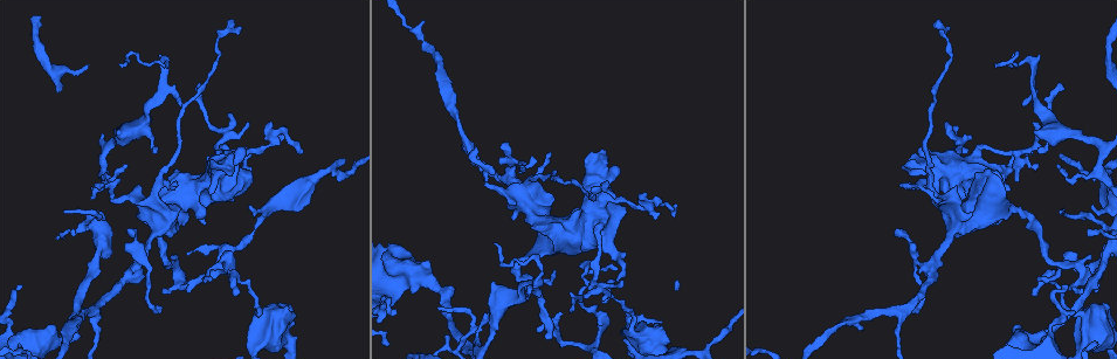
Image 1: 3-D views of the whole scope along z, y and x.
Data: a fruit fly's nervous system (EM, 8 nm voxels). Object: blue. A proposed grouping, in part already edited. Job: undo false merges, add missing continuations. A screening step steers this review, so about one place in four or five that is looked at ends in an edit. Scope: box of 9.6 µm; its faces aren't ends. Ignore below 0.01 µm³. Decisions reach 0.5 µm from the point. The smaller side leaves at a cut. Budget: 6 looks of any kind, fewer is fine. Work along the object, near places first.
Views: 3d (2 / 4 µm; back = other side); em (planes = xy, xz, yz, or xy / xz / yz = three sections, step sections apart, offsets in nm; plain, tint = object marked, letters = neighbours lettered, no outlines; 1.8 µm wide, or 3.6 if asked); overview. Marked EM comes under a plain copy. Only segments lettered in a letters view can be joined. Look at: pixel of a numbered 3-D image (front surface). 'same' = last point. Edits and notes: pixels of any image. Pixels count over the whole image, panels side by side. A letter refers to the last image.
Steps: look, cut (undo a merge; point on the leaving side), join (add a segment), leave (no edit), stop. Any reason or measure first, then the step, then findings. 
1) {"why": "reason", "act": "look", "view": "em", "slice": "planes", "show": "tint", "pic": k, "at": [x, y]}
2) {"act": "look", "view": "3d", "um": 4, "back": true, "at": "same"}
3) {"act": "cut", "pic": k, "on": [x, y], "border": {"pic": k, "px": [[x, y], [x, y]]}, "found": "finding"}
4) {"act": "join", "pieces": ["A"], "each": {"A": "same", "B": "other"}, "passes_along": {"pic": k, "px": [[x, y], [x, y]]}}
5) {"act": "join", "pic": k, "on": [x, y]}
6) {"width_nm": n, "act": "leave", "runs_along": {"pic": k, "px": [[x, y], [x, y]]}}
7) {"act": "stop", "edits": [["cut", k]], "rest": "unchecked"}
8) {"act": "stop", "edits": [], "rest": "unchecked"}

{"why": "branch stops here", "act": "look", "view": "em", "slice": "yz", "step": 16, "show": "tint", "pic": 1, "at": [251, 207]}

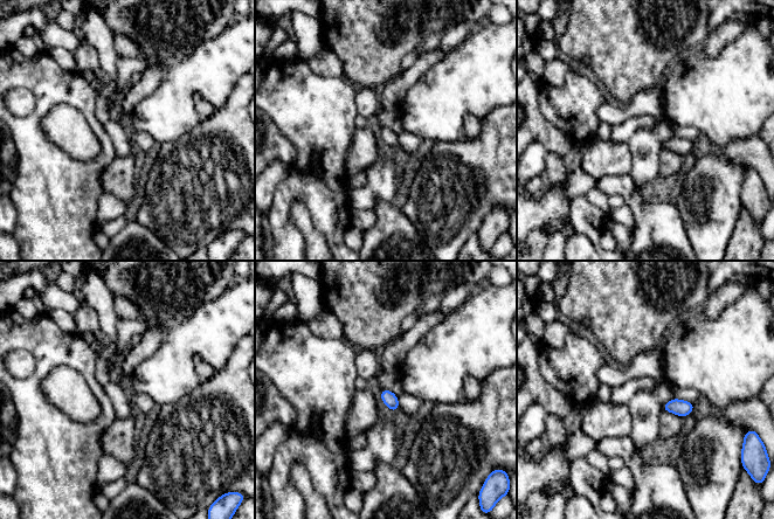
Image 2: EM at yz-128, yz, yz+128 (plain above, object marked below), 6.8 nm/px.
{"act": "look", "view": "em", "slice": "planes", "show": "letters", "at": "same"}

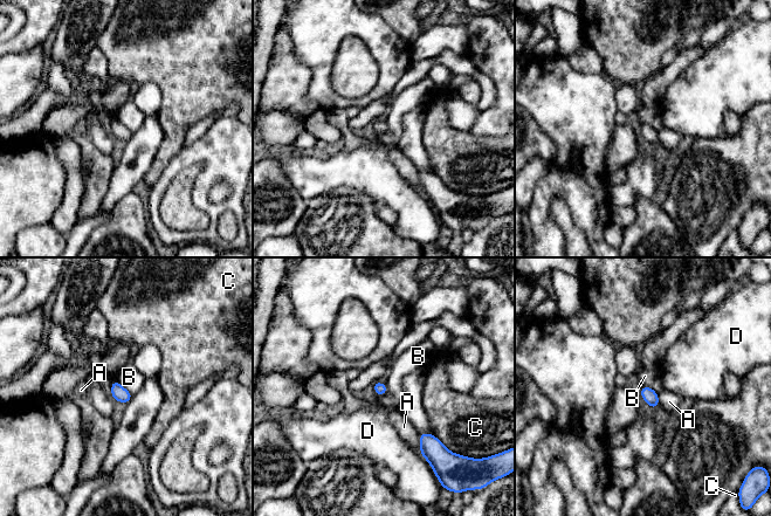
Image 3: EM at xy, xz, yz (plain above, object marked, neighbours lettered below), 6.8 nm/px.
{"act": "leave", "each": {"A": "other", "B": "other", "C": "other", "D": "other"}, "border": {"pic": 3, "px": [[114, 378], [132, 394]]}, "found": "no lettered segment goes on from it"}

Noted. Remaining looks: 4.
{"why": "free end", "act": "look", "view": "em", "um": 3.6, "slice": "xz", "step": 8, "show": "letters", "pic": 1, "at": [479, 152]}

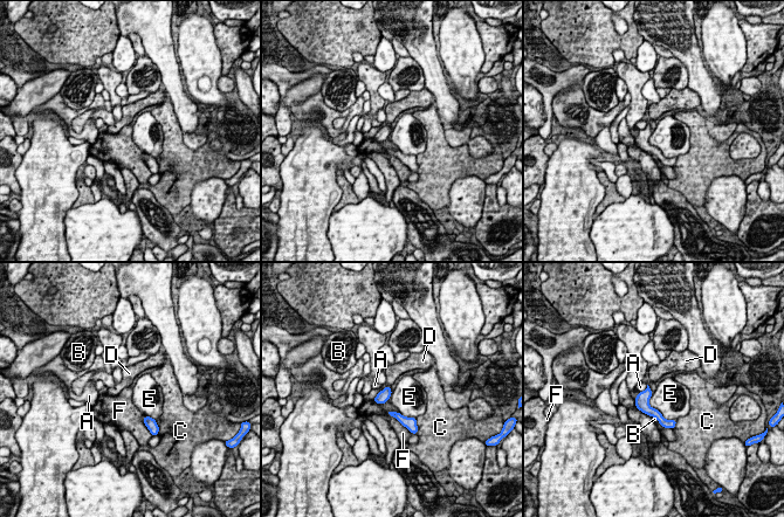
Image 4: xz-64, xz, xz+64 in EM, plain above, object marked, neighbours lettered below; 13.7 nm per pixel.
{"act": "look", "view": "em", "um": 3.6, "slice": "xy", "step": 8, "show": "letters", "at": "same"}

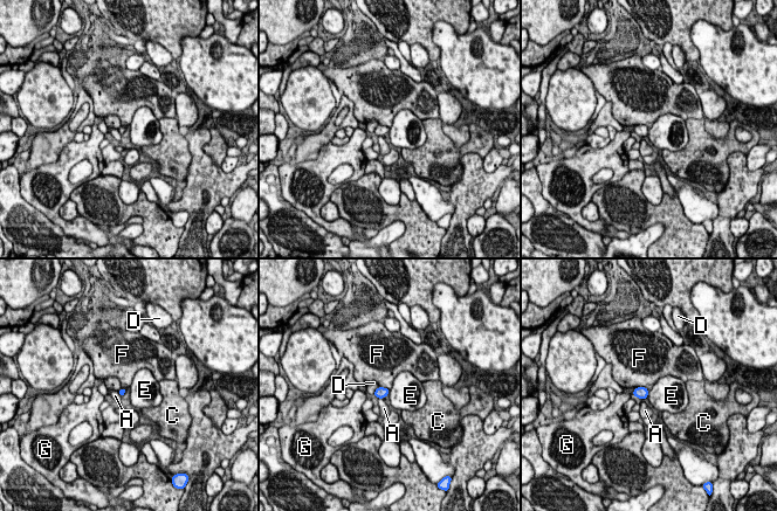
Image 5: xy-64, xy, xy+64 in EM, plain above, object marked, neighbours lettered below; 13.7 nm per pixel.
{"act": "leave", "each": {"A": "other", "C": "other", "D": "other", "E": "other", "F": "other", "G": "other"}, "border": {"pic": 5, "px": [[650, 389], [646, 396]]}, "found": "no lettered segment goes on from it"}

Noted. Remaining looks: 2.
{"act": "stop", "edits": [], "rest": "unchecked"}

